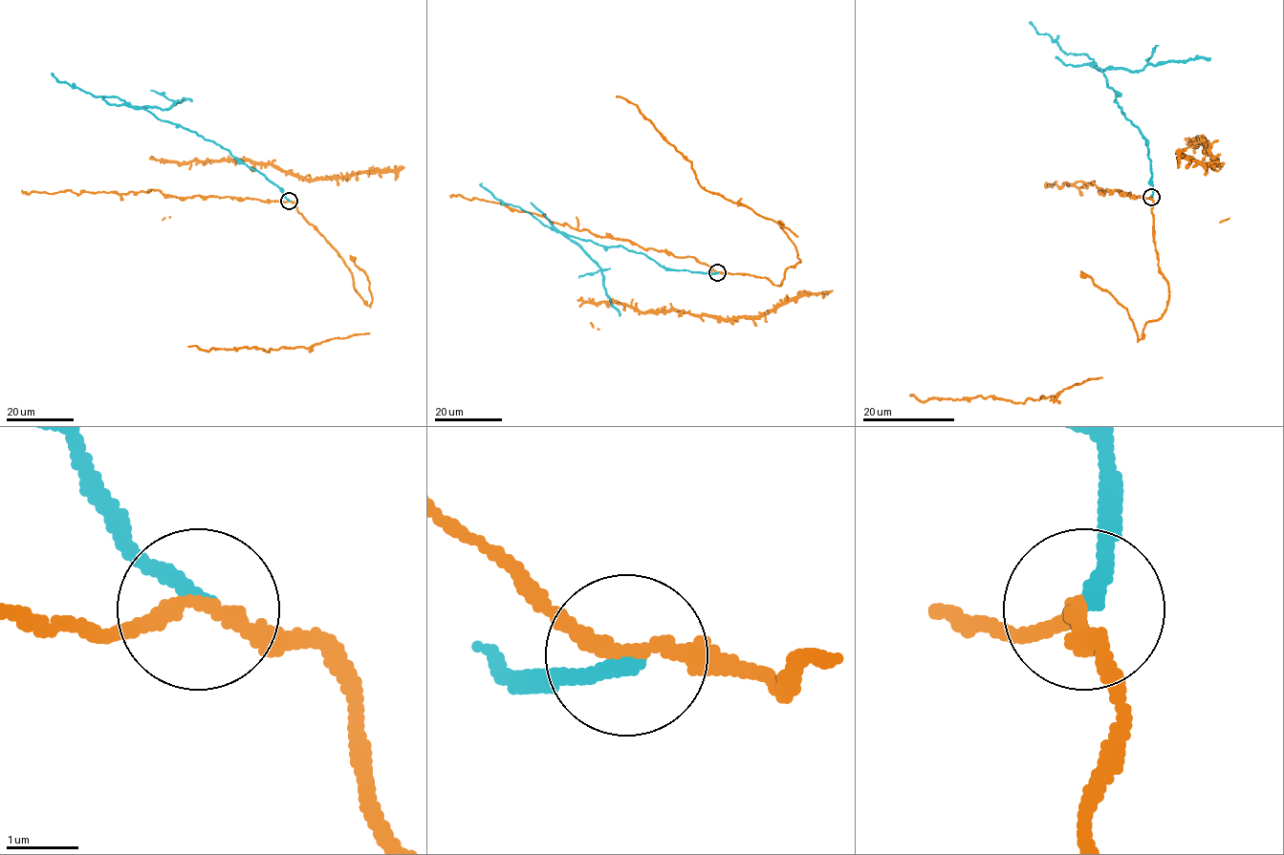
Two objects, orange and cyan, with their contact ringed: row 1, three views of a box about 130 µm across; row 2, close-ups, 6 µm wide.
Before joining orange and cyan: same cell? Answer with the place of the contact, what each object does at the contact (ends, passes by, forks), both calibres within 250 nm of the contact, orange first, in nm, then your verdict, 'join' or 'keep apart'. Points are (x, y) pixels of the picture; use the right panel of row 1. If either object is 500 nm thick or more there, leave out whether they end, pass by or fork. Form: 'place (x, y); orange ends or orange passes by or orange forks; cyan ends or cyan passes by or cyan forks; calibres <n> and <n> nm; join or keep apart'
place (1151, 197); orange passes by; cyan ends; calibres 190 and 240 nm; keep apart

